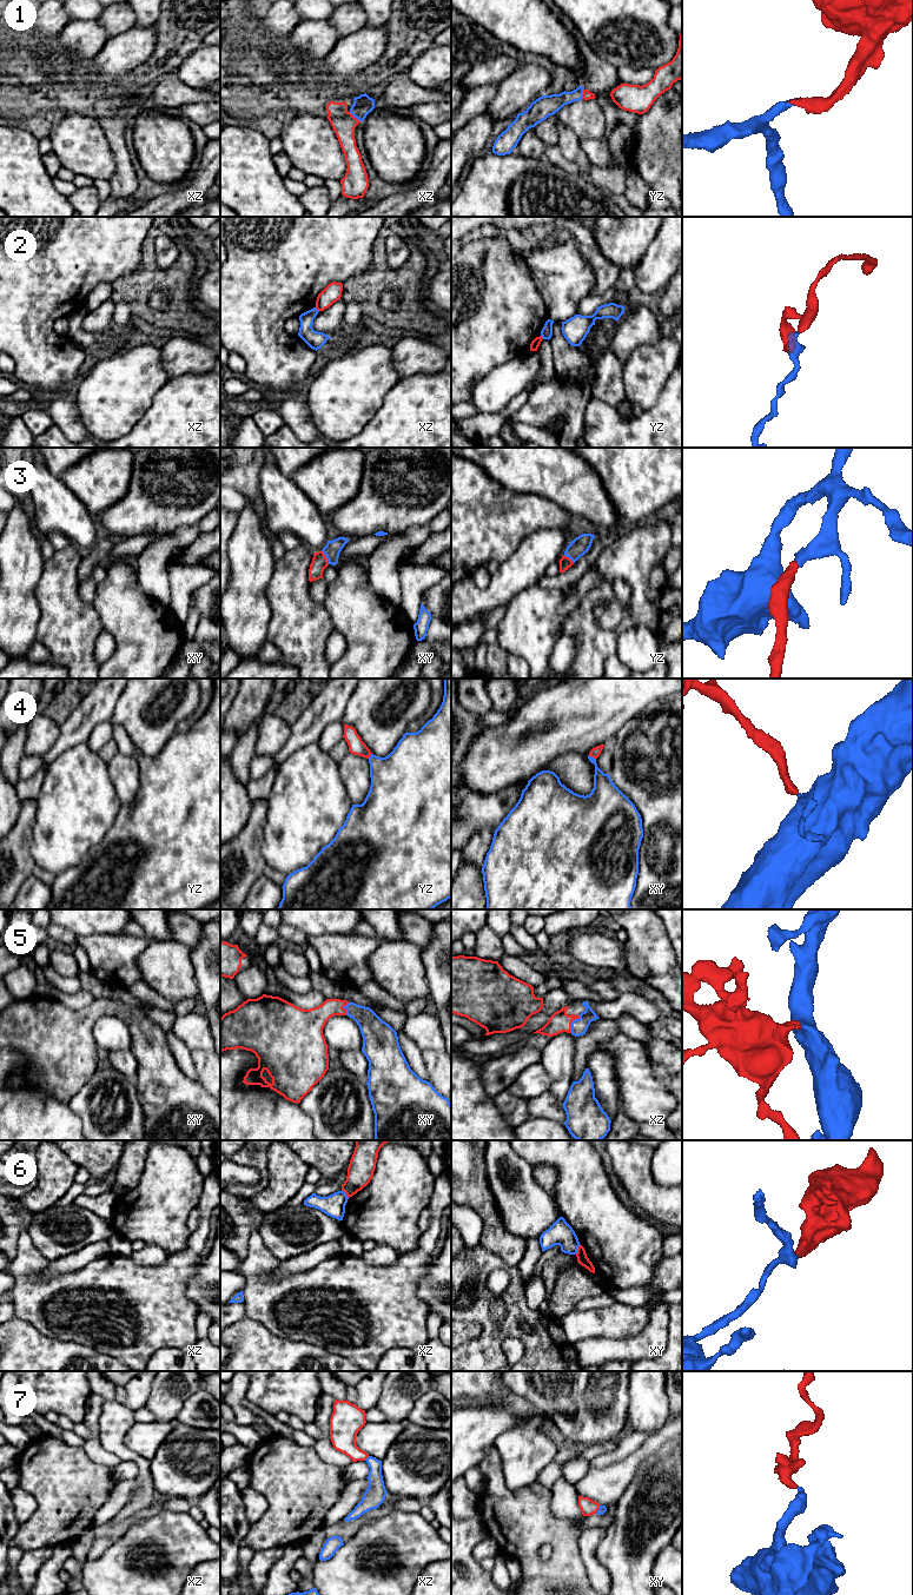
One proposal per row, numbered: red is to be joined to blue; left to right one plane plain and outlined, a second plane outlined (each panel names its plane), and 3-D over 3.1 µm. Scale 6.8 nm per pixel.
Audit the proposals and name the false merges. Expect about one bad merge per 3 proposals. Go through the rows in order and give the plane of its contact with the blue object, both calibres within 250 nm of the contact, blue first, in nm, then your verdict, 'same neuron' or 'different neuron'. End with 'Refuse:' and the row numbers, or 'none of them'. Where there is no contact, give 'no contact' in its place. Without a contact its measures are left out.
1: contact in xz; calibres 140 and 160 nm; same neuron
2: contact in xz; calibres 120 and 120 nm; different neuron
3: contact in xy; calibres 120 and 110 nm; same neuron
4: contact in xy; calibres 150 and 70 nm; same neuron
5: contact in xz; calibres 110 and 150 nm; same neuron
6: contact in xy; calibres 160 and 70 nm; different neuron
7: contact in xz; calibres 140 and 190 nm; same neuron
Refuse: 2, 6

